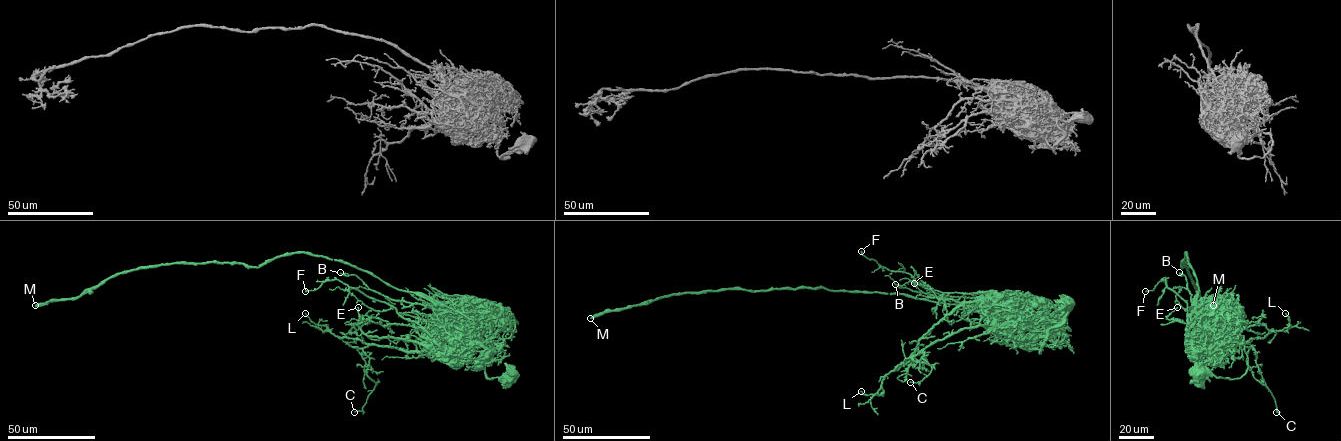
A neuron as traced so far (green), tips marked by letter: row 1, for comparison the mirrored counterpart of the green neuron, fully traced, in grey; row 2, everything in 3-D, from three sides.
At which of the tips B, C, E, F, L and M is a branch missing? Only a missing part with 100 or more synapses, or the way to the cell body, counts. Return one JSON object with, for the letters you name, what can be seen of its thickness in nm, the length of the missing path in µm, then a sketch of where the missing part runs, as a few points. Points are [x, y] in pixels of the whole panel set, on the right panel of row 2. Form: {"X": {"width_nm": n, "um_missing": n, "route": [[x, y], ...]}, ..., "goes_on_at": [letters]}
{"M": {"width_nm": 550, "um_missing": 60, "route": [[1213, 305], [1211, 338], [1225, 353], [1222, 375]]}, "goes_on_at": ["M"]}

